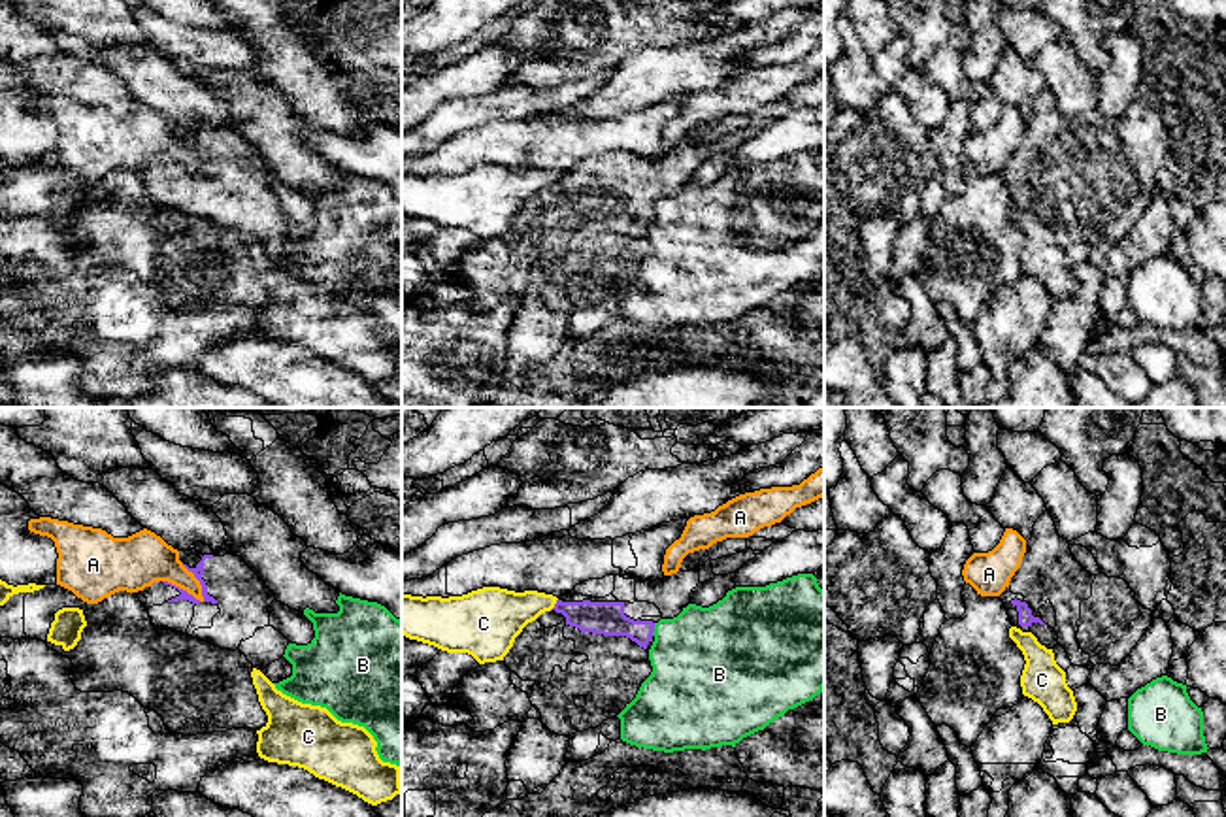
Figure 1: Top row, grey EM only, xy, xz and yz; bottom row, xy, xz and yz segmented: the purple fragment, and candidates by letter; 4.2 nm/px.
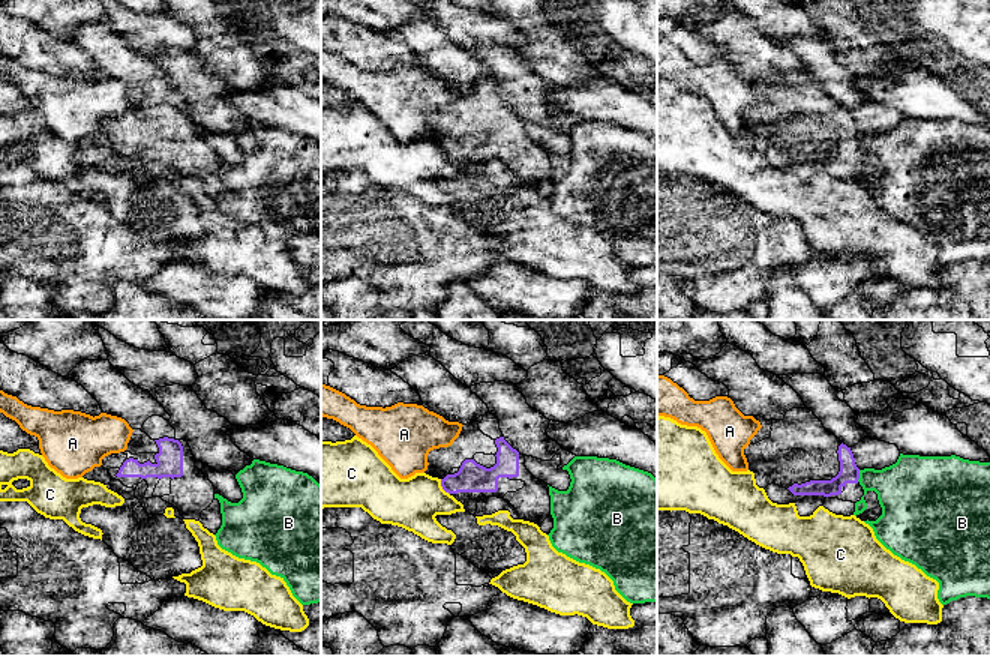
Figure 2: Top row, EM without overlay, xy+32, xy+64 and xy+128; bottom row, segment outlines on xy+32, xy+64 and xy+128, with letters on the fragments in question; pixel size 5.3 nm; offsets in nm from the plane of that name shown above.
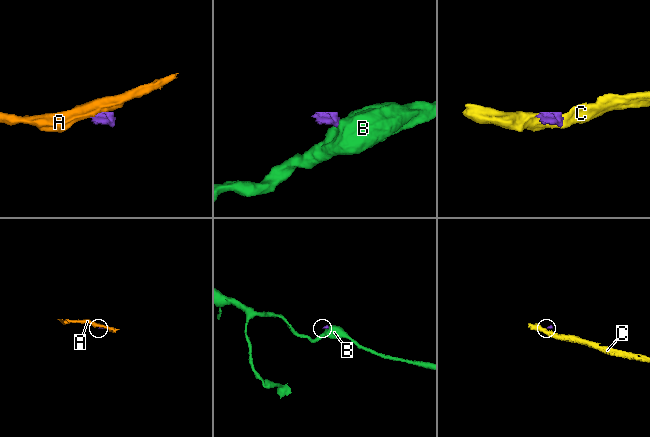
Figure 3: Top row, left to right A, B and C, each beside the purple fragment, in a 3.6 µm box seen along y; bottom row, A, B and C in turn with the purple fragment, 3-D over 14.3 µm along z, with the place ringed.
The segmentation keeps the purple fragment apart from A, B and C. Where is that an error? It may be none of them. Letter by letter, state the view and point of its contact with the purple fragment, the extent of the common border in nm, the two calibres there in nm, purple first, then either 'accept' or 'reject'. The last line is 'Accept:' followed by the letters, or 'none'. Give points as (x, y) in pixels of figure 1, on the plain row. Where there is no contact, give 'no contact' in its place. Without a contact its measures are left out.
A: xy (182, 166) | 200 nm | 50/220 nm | reject
B: xz (653, 206) | 60 nm | 140/440 nm | reject
C: xz (555, 182) | 50 nm | 140/240 nm | reject
Accept: none

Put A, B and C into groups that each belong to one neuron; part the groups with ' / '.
A / B / C

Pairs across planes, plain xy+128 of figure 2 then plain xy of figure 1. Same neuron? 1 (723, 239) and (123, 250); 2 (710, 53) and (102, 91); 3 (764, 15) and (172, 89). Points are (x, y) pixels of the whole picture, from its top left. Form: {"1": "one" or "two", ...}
{"1": "two", "2": "one", "3": "two"}

